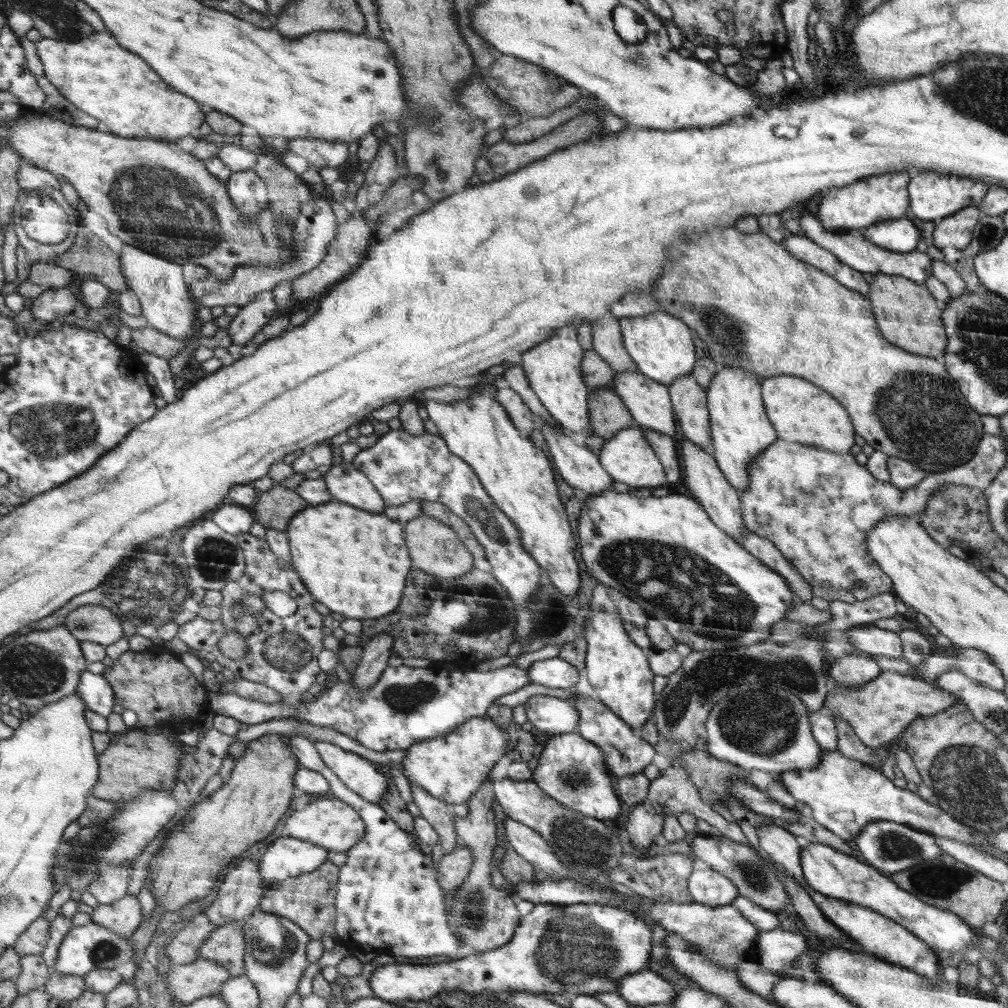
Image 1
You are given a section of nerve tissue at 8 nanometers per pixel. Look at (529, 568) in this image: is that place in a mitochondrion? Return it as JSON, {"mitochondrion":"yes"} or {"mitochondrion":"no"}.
{"mitochondrion":"no"}

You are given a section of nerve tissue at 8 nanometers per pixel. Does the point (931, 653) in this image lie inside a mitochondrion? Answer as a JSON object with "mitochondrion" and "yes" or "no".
{"mitochondrion":"no"}

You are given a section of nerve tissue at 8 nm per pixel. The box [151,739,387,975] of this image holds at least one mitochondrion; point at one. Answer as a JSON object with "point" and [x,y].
{"point":[272,947]}

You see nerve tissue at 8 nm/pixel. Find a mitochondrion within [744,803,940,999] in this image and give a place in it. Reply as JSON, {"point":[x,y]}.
{"point":[892,845]}

